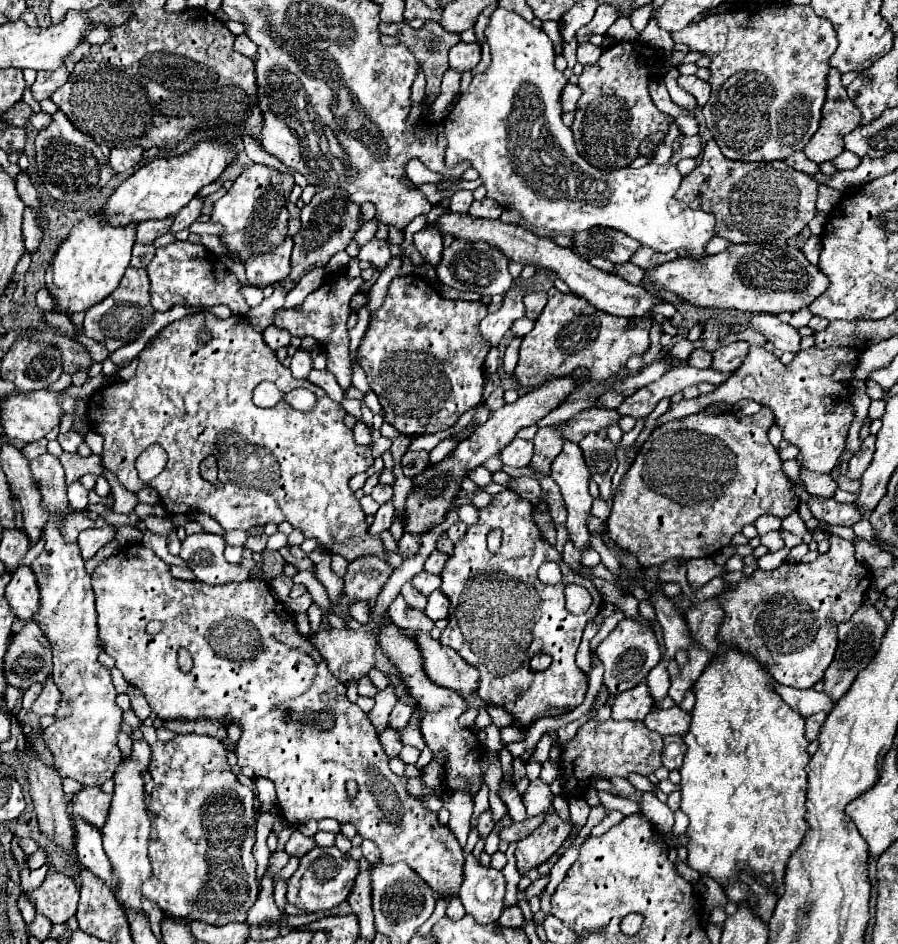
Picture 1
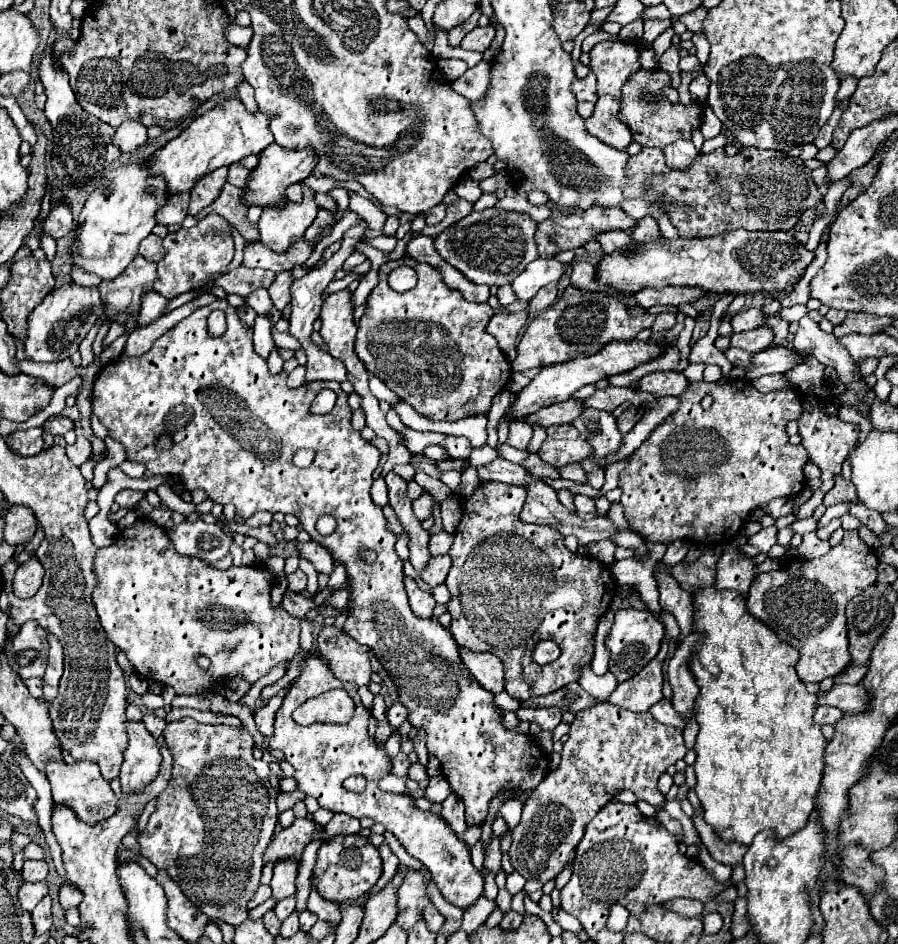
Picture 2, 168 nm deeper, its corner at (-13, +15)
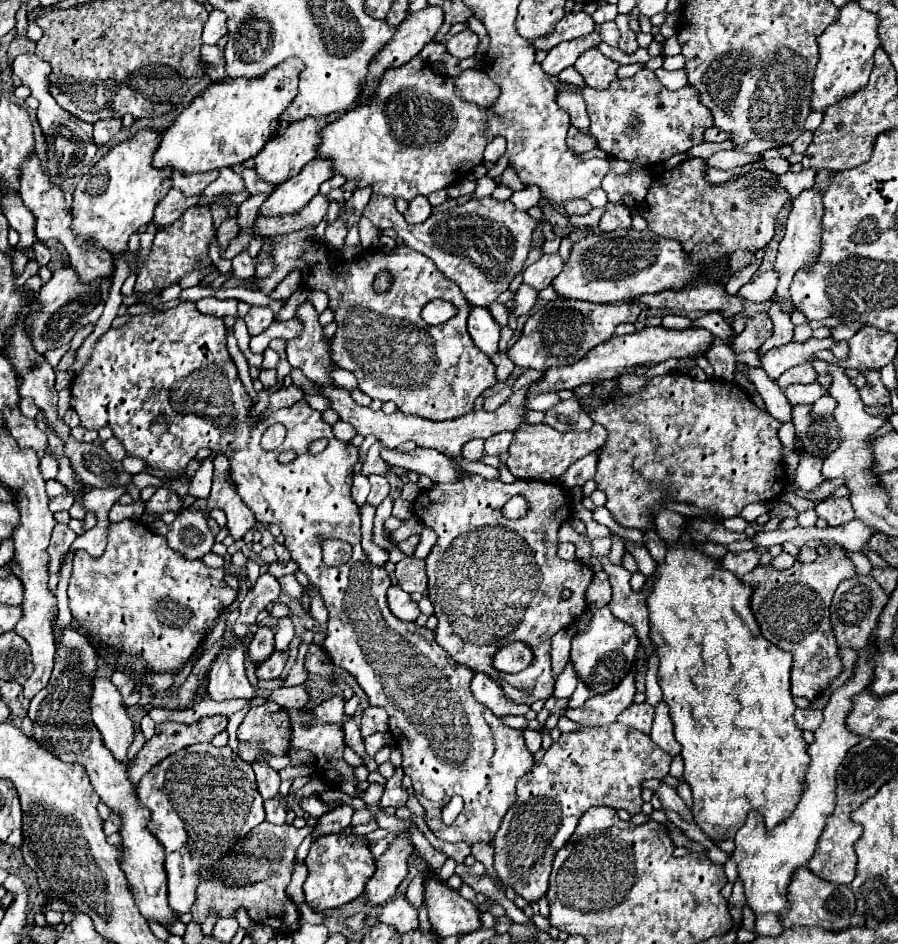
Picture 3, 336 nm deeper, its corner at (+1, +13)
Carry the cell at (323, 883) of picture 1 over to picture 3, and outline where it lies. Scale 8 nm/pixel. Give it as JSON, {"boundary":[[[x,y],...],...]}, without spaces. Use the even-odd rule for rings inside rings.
{"boundary":[[[331,833],[317,837],[311,843],[309,855],[305,857],[305,865],[309,869],[309,875],[303,885],[305,899],[307,905],[317,911],[335,909],[355,901],[365,891],[365,883],[373,877],[375,871],[375,859],[369,851],[367,839],[347,833]]]}

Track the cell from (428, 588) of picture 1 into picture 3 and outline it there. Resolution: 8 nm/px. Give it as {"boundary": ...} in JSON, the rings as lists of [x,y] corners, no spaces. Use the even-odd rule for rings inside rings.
{"boundary":[[[405,557],[401,563],[397,563],[395,579],[397,579],[397,585],[399,585],[403,591],[407,591],[407,593],[413,593],[413,591],[427,593],[425,561],[423,561],[423,559]]]}

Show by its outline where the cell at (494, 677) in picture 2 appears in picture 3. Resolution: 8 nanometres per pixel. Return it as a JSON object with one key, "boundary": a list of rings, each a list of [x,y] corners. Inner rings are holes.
{"boundary":[[[475,673],[475,679],[471,683],[471,691],[475,695],[475,699],[479,703],[483,703],[485,707],[489,707],[499,719],[507,717],[507,715],[525,715],[531,707],[529,705],[519,705],[513,703],[505,697],[505,693],[501,691],[499,683],[489,679],[485,673]]]}

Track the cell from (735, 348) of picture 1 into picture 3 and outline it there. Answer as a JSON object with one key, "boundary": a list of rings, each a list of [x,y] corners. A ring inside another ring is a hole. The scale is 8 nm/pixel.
{"boundary":[[[755,313],[753,317],[747,319],[745,331],[741,335],[737,335],[737,339],[733,343],[733,351],[735,353],[757,351],[771,337],[771,329],[773,329],[773,323],[771,323],[769,315],[767,313]]]}

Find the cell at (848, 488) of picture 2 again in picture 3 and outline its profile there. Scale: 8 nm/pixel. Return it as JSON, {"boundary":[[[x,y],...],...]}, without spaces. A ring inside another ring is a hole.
{"boundary":[[[831,497],[831,499],[825,499],[821,503],[815,505],[815,511],[821,519],[825,519],[831,527],[837,527],[837,525],[845,525],[849,523],[851,519],[855,519],[853,515],[853,507],[849,503],[847,497]]]}

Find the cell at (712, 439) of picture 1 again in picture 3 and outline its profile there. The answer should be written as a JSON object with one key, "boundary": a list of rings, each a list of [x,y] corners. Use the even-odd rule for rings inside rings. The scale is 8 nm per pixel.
{"boundary":[[[667,373],[649,379],[641,391],[631,395],[617,389],[617,379],[601,381],[591,395],[597,395],[601,403],[589,407],[587,415],[607,429],[607,441],[599,449],[595,481],[607,493],[605,507],[623,527],[641,531],[653,527],[651,511],[661,507],[661,501],[679,501],[709,509],[711,513],[719,513],[721,519],[737,517],[749,503],[777,499],[787,485],[781,441],[777,437],[781,423],[767,411],[759,411],[751,397],[733,381],[717,377],[697,381],[683,373]]]}

